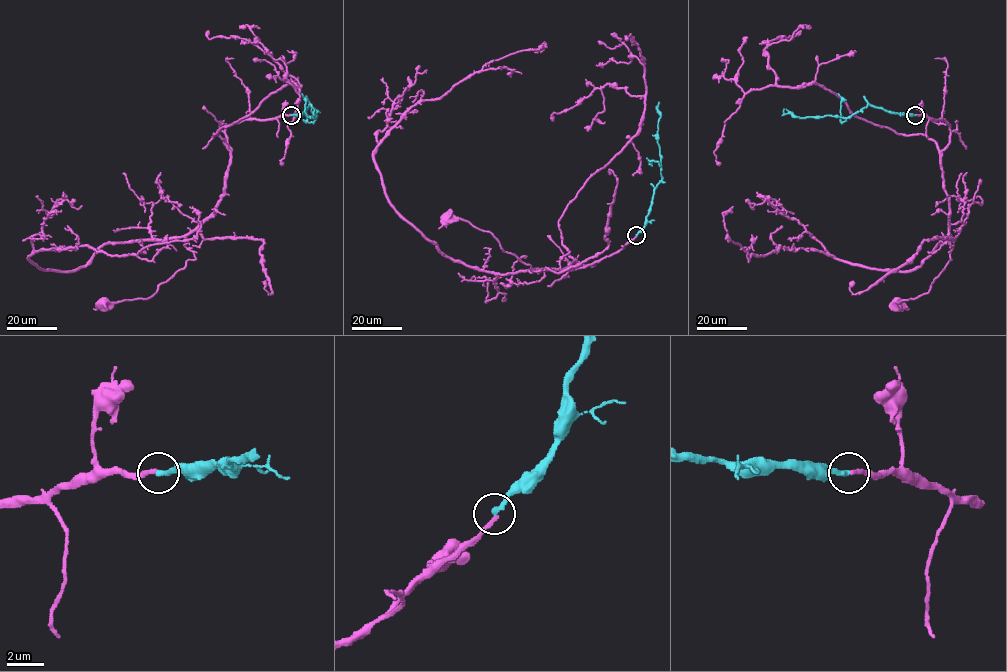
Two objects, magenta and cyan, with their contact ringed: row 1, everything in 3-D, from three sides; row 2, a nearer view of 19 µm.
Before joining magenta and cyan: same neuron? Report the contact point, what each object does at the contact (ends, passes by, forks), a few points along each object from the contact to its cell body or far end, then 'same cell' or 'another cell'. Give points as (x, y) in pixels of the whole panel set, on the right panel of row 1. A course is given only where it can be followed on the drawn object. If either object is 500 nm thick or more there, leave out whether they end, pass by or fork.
place (915, 115); magenta ends; cyan ends; course magenta (916, 115), (943, 119), (950, 129), (941, 167), (952, 248), (951, 260), (927, 293), (897, 303); course cyan (915, 115), (868, 105), (847, 117), (801, 117), (784, 114), (784, 109); same cell

